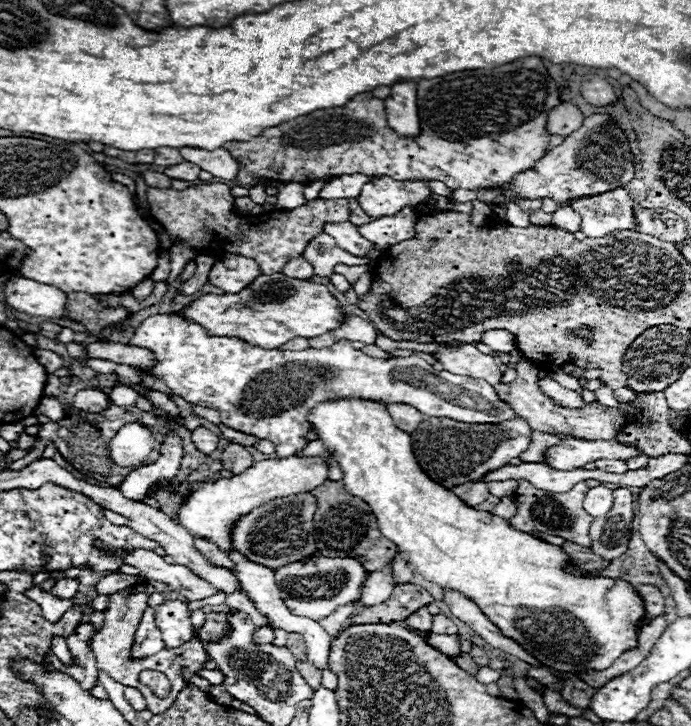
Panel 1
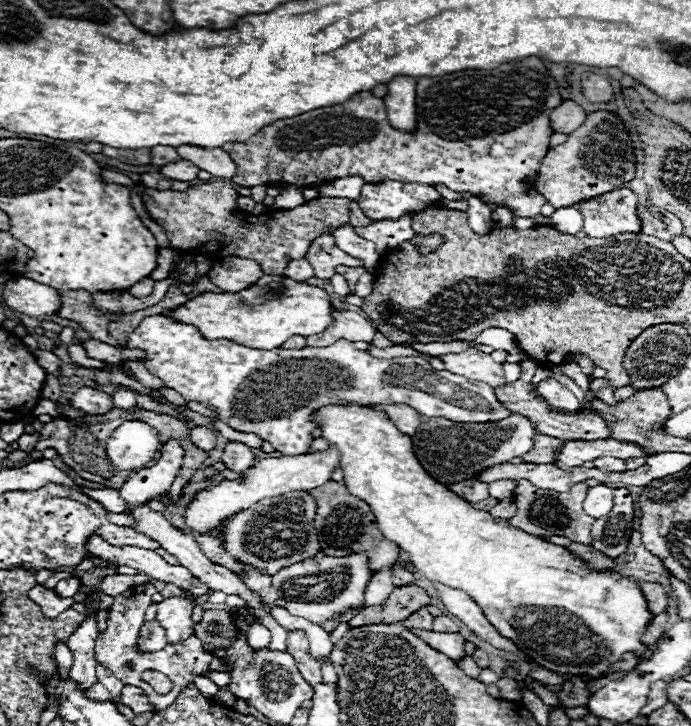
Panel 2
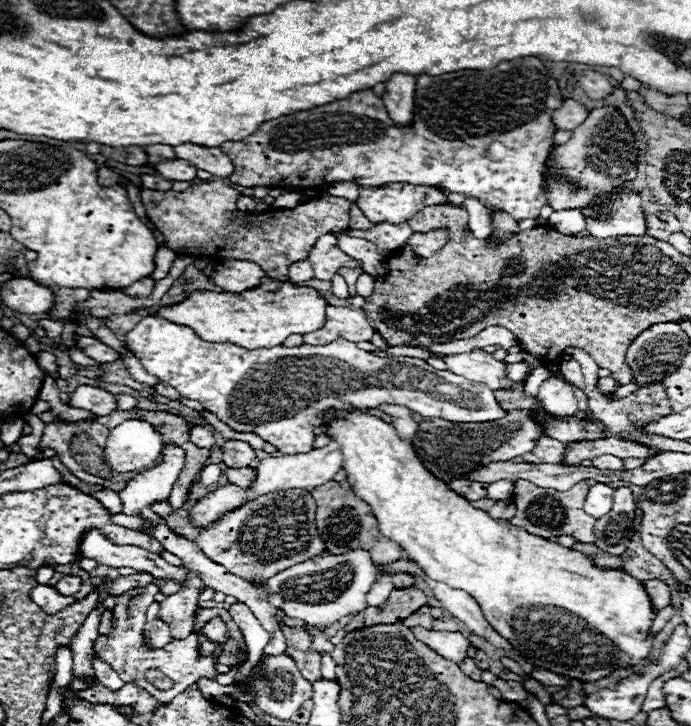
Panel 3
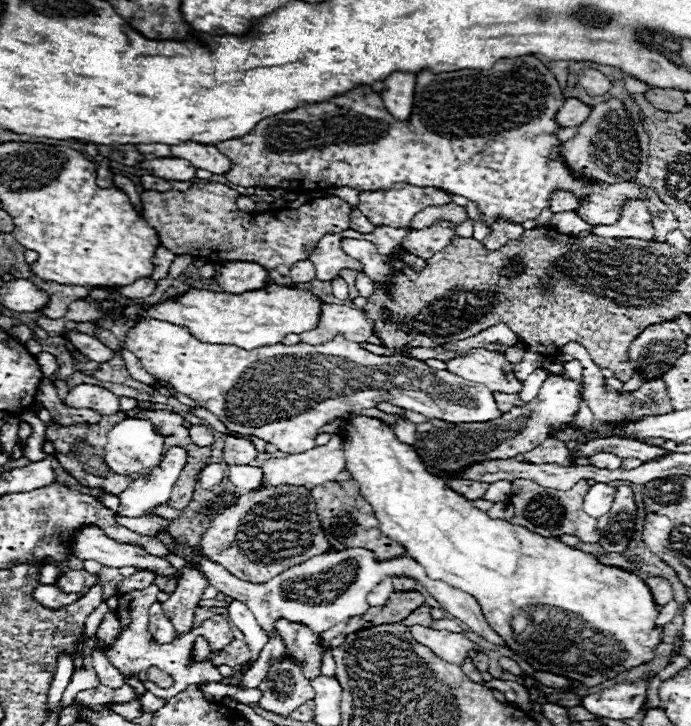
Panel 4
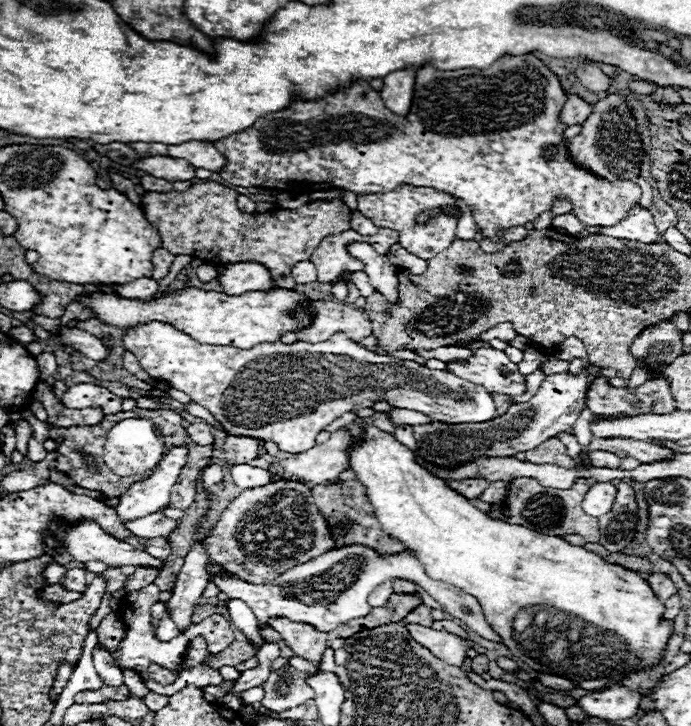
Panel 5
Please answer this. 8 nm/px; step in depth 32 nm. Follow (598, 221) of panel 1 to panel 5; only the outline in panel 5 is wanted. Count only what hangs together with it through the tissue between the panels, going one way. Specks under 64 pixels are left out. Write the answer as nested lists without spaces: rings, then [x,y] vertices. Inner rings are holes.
[[[636,204],[624,222],[618,222],[616,226],[608,226],[600,230],[602,236],[612,238],[626,238],[626,240],[640,240],[640,242],[658,242],[658,232],[652,220],[650,210]]]

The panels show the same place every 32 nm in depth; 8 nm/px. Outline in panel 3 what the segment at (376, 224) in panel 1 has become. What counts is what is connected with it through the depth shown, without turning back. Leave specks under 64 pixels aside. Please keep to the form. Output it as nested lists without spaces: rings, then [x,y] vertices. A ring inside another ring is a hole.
[[[380,222],[380,224],[374,224],[370,230],[352,230],[352,234],[374,242],[380,254],[386,256],[392,250],[400,248],[412,236],[412,228],[408,222],[402,222],[402,224]]]

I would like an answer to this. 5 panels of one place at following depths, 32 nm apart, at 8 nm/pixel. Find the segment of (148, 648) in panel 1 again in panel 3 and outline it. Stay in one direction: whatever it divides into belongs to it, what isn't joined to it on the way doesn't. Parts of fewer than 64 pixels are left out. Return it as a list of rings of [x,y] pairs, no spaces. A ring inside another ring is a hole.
[[[158,602],[148,608],[148,624],[144,626],[144,642],[150,648],[160,648],[170,644],[168,626],[158,618]]]

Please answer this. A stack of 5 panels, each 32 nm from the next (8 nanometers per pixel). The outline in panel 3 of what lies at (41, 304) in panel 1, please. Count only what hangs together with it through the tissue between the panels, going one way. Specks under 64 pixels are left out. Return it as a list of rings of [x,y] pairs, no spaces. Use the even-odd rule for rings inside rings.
[[[14,278],[4,284],[2,300],[8,308],[24,314],[46,314],[54,304],[54,292],[28,278]]]

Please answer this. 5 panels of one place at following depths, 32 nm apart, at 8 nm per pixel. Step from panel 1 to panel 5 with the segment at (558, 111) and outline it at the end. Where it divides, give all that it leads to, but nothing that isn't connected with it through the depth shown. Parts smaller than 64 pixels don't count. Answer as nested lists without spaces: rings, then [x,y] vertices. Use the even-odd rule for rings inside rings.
[[[568,96],[568,100],[566,100],[566,104],[562,106],[562,110],[560,110],[560,122],[564,122],[566,126],[574,126],[574,124],[582,124],[586,118],[588,118],[588,114],[592,112],[592,104],[588,104],[588,102],[584,102],[582,98],[578,98],[578,96]]]

